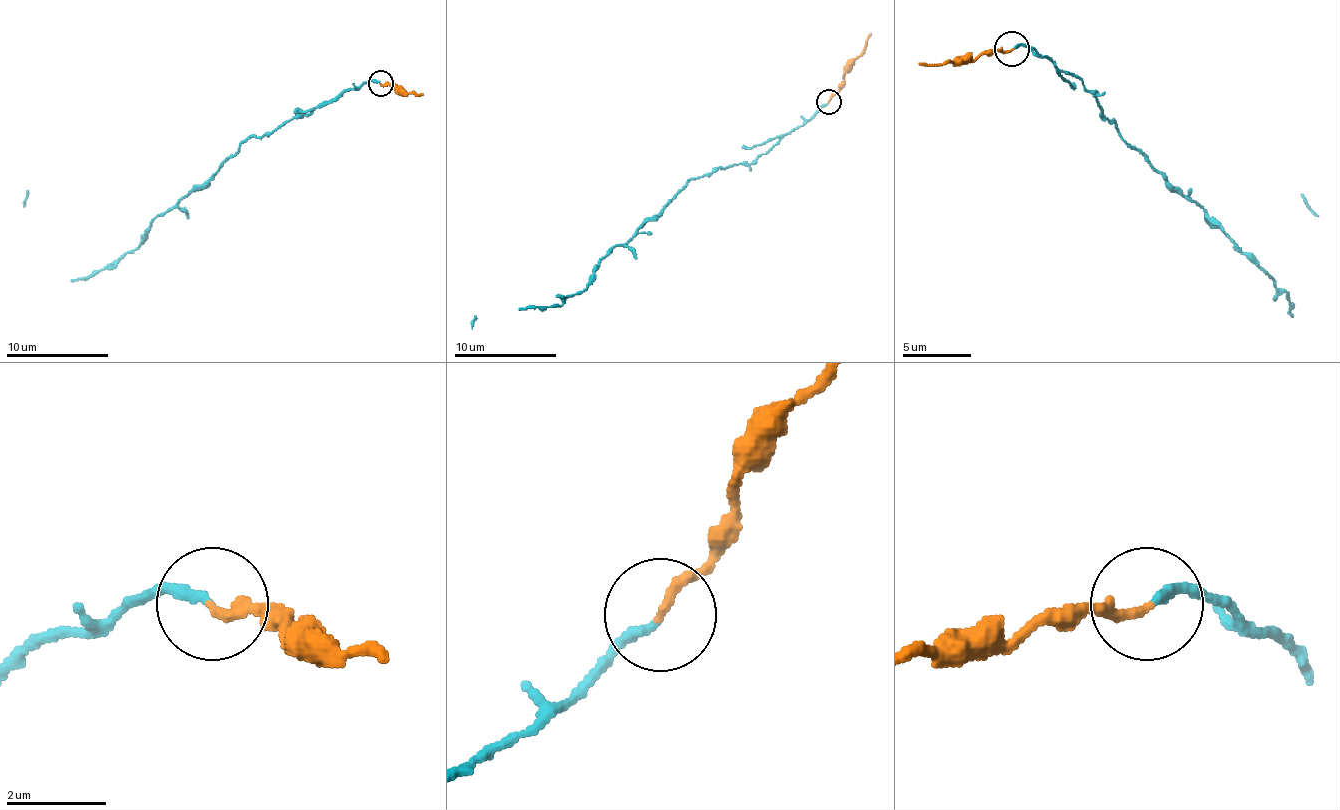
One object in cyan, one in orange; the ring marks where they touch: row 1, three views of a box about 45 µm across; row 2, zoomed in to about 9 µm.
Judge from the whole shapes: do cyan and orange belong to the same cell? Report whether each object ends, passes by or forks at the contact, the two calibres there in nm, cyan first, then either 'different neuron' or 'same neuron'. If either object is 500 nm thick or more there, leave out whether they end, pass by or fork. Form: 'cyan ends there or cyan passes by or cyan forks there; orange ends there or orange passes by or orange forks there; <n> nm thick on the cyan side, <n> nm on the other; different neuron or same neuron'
cyan ends there; orange ends there; 180 nm thick on the cyan side, 190 nm on the other; same neuron

